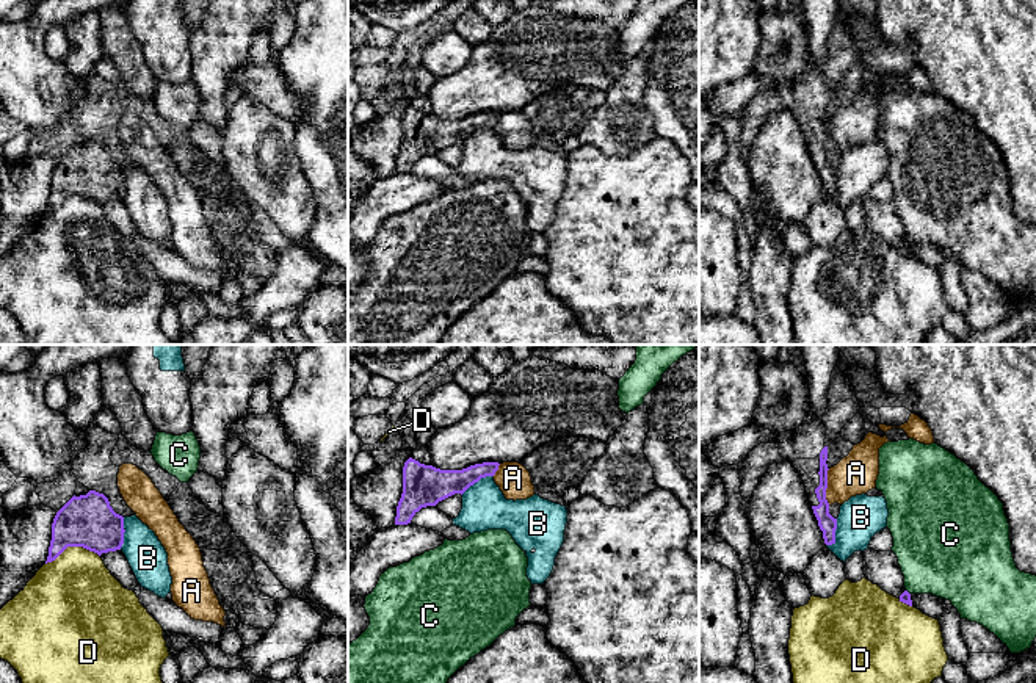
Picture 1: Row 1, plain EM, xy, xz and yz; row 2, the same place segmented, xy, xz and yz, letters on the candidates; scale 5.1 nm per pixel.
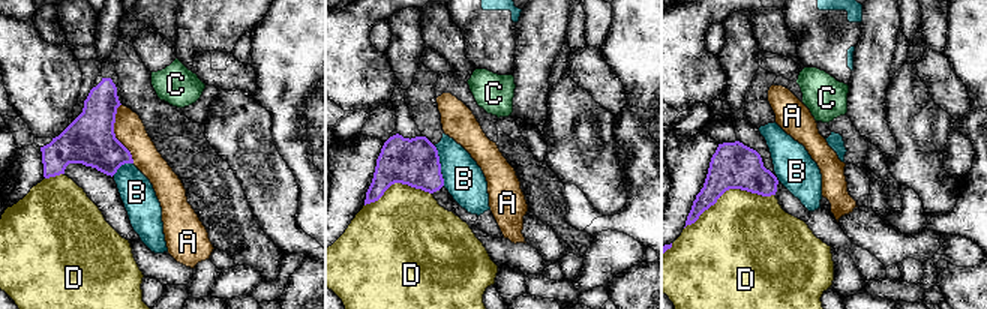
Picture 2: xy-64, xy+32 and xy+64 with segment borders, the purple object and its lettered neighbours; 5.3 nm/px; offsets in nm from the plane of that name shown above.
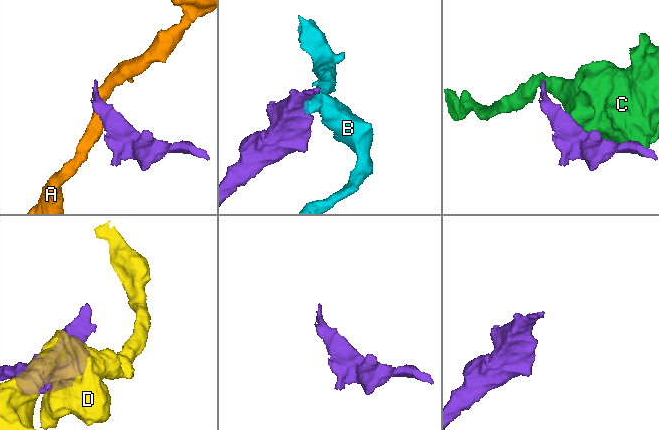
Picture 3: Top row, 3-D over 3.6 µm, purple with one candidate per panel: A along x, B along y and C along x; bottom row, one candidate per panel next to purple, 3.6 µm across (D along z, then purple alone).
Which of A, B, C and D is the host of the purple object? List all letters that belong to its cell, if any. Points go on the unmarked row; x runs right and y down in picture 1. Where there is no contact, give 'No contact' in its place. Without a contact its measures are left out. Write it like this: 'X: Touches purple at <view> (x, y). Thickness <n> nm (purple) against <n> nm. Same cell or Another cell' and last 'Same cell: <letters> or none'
A: Touches purple at yz (826, 137). Thickness 90 nm (purple) against 200 nm. Another cell
B: Touches purple at yz (834, 184). Thickness 90 nm (purple) against 220 nm. Another cell
C: Touches purple at yz (908, 242). Thickness 60 nm (purple) against 400 nm. Another cell
D: Touches purple at xy (72, 195). Thickness 280 nm (purple) against 420 nm. Another cell
Same cell: none

